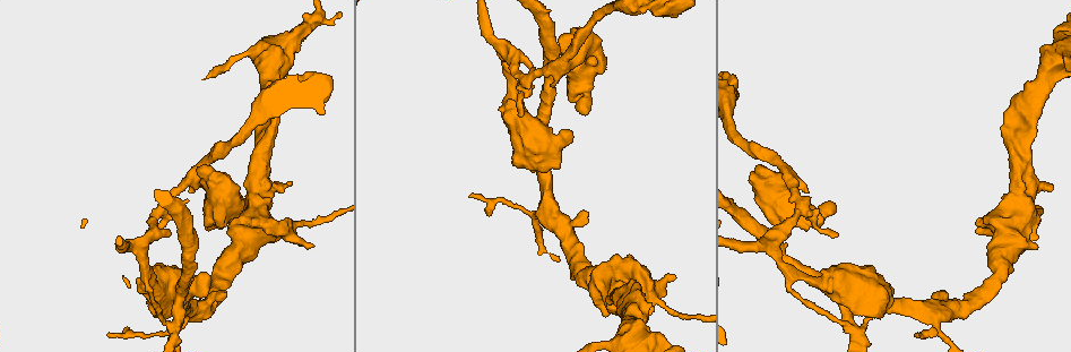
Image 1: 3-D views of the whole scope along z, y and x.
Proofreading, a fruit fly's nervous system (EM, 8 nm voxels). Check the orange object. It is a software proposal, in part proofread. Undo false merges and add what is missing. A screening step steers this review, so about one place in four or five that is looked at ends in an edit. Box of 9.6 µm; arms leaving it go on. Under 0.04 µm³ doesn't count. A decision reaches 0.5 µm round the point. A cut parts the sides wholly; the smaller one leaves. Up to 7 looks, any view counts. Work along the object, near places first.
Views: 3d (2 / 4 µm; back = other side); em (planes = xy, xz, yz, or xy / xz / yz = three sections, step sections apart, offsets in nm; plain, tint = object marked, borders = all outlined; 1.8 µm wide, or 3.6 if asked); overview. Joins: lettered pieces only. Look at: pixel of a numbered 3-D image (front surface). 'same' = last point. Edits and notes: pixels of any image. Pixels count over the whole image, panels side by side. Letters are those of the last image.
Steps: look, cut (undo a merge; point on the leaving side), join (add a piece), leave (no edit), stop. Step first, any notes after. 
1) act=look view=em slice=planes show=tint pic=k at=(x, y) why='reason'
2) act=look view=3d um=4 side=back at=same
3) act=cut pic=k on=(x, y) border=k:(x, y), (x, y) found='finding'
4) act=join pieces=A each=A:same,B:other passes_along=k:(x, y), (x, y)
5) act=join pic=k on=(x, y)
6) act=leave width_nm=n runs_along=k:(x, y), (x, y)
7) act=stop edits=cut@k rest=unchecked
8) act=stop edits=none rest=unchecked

act=look view=3d um=4 side=back pic=1 at=(1060, 70) why='thick turns thin'

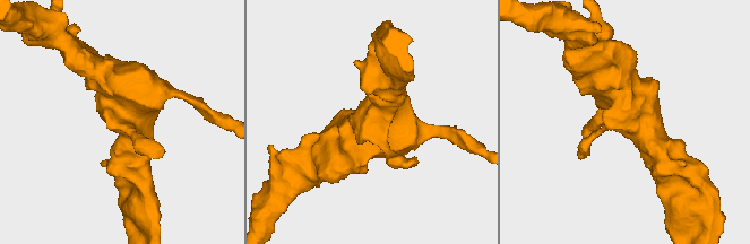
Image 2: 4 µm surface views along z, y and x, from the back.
act=look view=em um=3.6 slice=planes show=borders pic=2 at=(621, 121) why='now the EM'

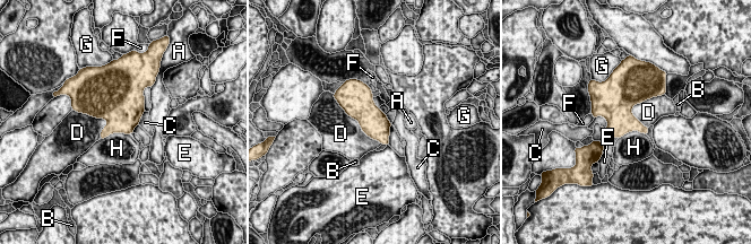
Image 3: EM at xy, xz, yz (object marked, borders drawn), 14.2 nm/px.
act=leave each=A:other,B:other,C:other,D:other,E:other,F:other,G:other,H:other border=3:(130, 133), (110, 133), (100, 139) found='continuous, no second neuron'

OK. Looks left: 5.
act=look view=em slice=planes show=borders pic=1 at=(265, 143) why='side arm on a straight run'

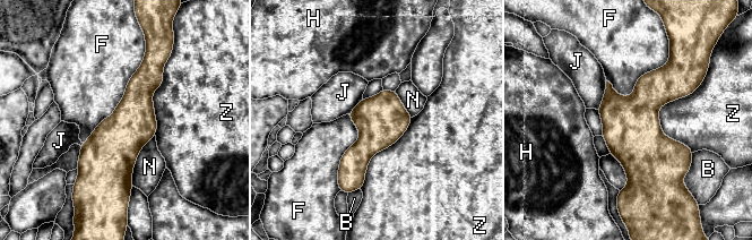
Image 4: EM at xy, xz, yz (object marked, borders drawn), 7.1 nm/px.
act=leave width_nm=360 each=B:other,F:other,H:other,J:other,N:other,Z:other border=4:(146, 46), (124, 95), (83, 143) found='one neuron here'

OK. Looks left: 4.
act=look view=em um=3.6 slice=planes show=borders pic=1 at=(181, 293) why='sharp bend'

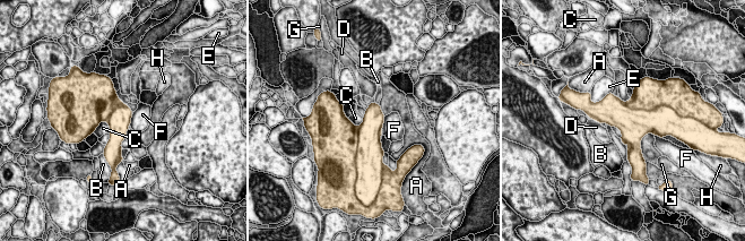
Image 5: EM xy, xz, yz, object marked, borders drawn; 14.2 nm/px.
act=leave longest_contact=E:300nm each=A:other,B:other,C:other,D:other,E:other,F:other,G:other,H:other found='all the same neuron'

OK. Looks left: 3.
act=stop edits=none rest=unchecked

